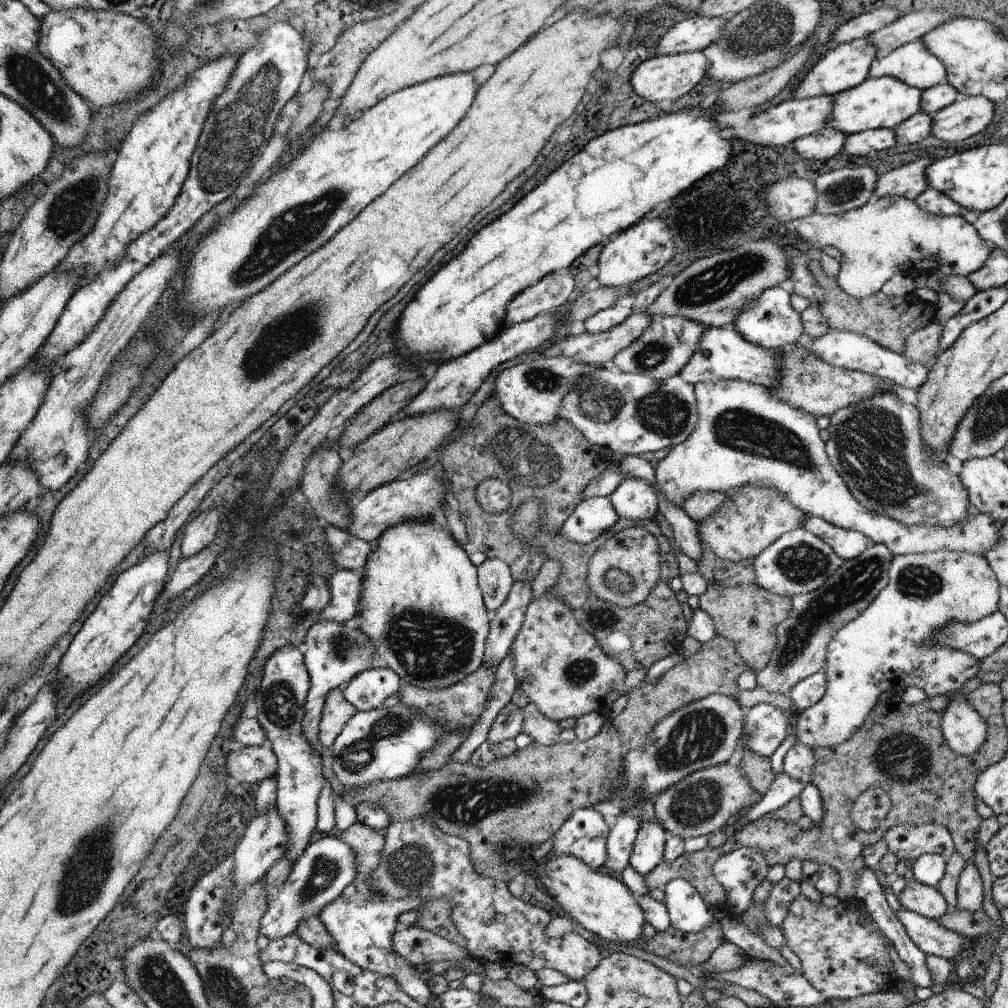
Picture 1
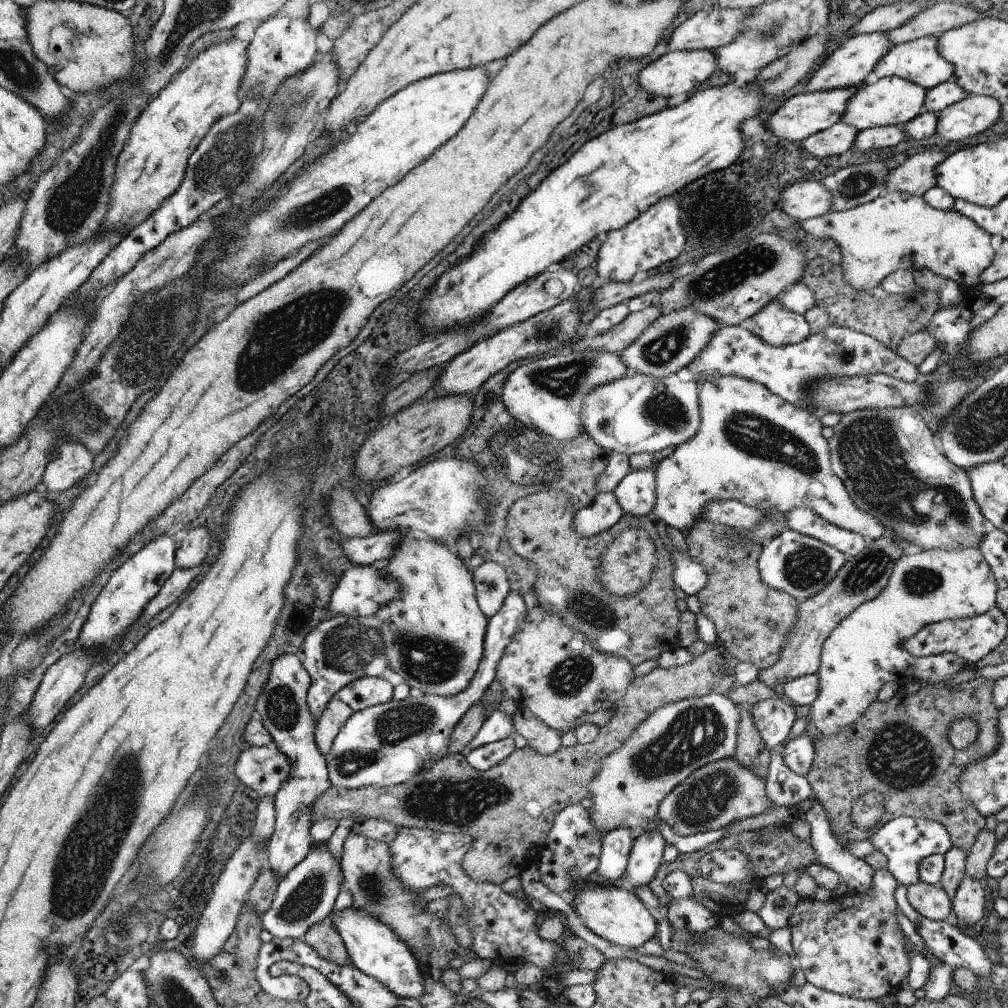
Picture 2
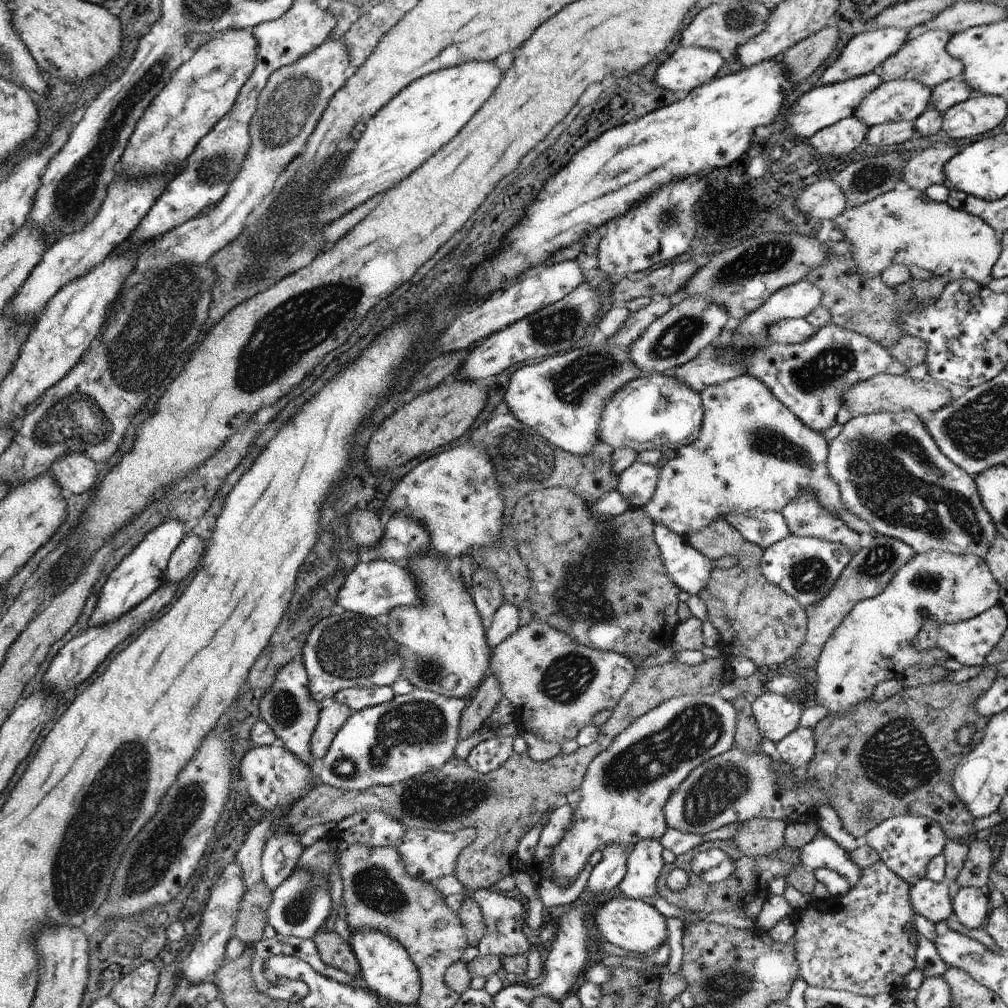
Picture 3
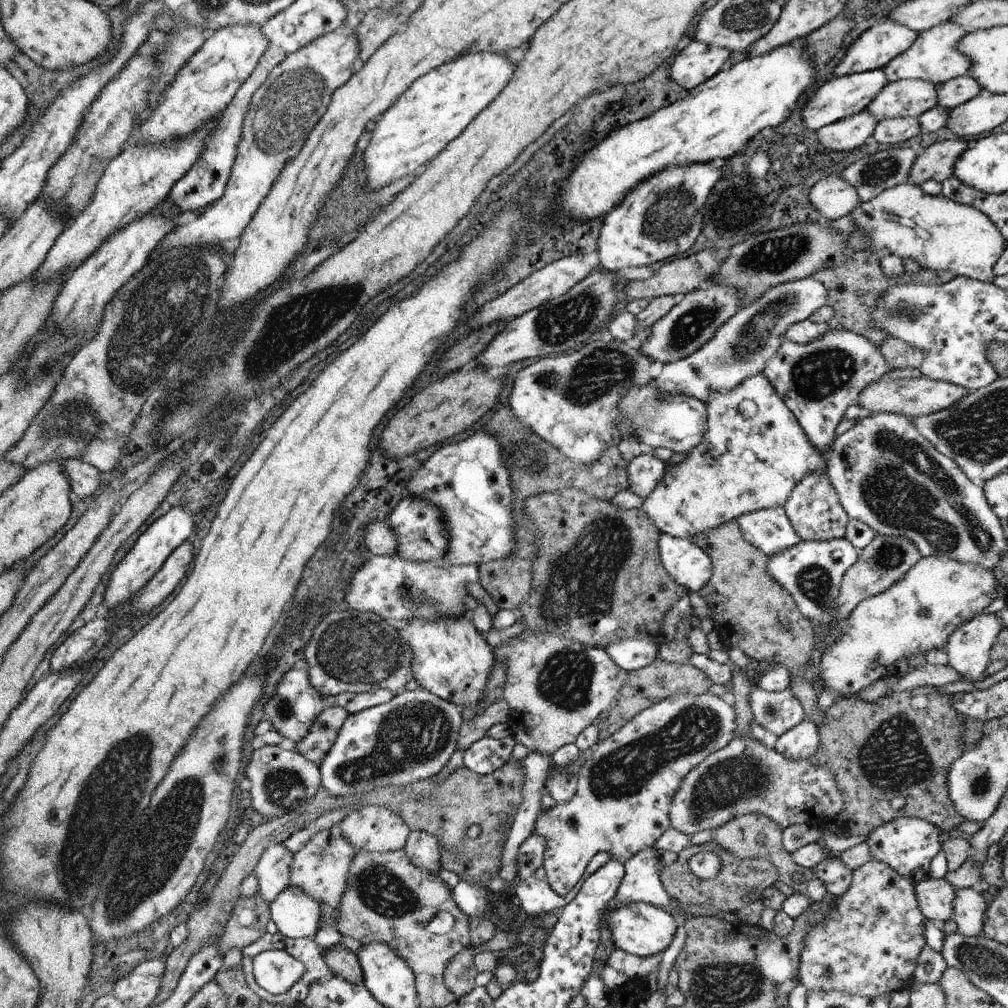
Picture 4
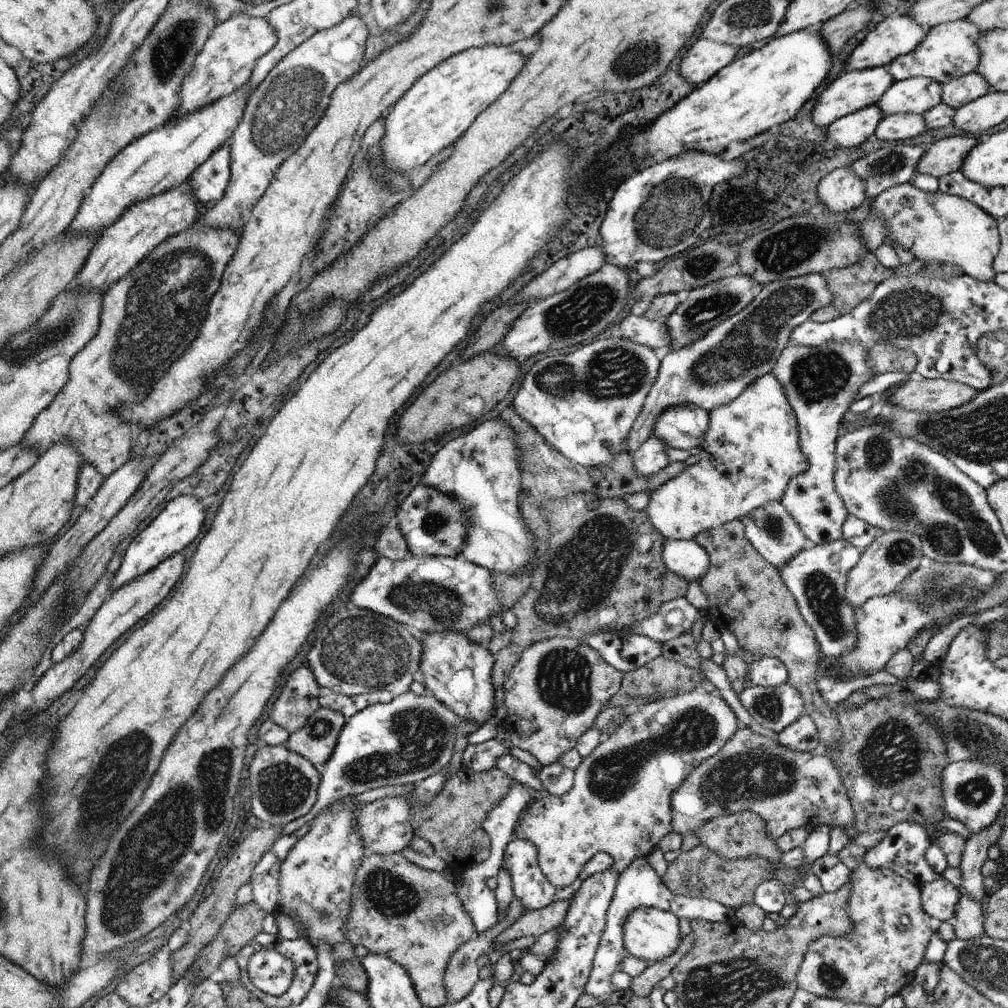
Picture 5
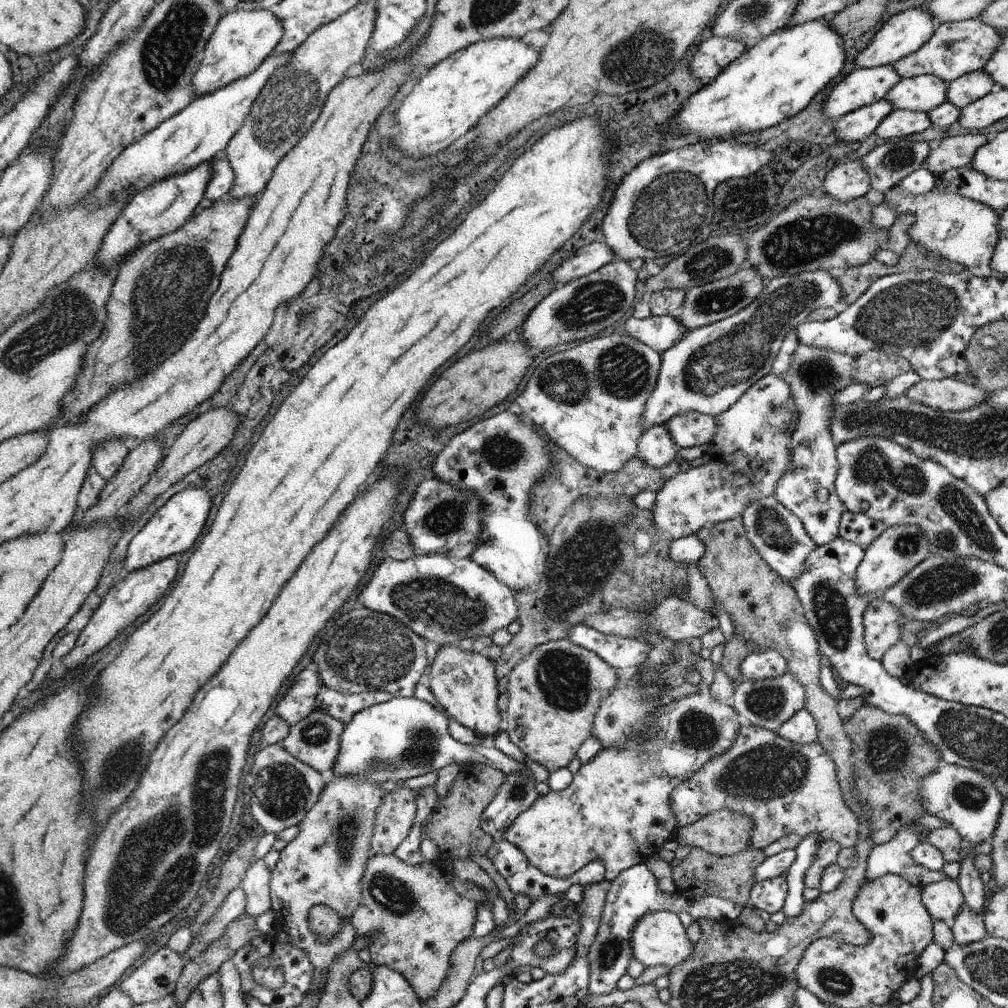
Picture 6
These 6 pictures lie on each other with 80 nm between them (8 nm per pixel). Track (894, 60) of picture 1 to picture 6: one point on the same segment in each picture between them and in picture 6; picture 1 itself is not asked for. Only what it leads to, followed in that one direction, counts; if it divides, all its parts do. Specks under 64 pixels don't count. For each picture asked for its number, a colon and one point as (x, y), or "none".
2: (918, 61)
3: (924, 58)
4: (933, 57)
5: (949, 51)
6: (959, 47)

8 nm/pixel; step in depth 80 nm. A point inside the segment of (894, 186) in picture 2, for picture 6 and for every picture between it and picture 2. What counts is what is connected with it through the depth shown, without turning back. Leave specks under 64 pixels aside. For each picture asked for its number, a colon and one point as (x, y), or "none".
3: (922, 170)
4: (937, 162)
5: (944, 157)
6: (955, 152)

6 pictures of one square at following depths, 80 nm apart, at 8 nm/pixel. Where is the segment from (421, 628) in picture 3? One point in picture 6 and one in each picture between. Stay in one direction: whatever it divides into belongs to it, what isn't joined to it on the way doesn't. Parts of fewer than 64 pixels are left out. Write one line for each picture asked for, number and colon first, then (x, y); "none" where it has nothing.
4: (450, 658)
5: (457, 672)
6: (463, 682)

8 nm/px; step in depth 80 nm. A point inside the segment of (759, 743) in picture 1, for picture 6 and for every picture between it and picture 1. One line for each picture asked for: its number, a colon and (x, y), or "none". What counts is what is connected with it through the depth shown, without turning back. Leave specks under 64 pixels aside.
2: (774, 717)
3: (776, 715)
4: (778, 711)
5: (775, 708)
6: (769, 704)

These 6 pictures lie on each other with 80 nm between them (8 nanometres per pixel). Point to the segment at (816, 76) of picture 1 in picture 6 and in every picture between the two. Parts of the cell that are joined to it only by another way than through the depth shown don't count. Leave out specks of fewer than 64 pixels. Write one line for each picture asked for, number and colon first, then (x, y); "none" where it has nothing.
2: (849, 65)
3: (865, 53)
4: (878, 46)
5: (897, 35)
6: (903, 33)

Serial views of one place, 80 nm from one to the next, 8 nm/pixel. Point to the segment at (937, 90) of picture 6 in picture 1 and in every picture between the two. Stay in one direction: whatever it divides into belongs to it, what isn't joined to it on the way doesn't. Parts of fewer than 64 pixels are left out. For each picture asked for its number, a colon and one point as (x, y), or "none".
1: (881, 103)
2: (892, 100)
3: (902, 99)
4: (911, 98)
5: (917, 95)

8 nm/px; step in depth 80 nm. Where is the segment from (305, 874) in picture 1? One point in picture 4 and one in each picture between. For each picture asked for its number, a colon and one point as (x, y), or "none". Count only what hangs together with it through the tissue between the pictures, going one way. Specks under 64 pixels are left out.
2: (306, 896)
3: (300, 907)
4: (296, 915)

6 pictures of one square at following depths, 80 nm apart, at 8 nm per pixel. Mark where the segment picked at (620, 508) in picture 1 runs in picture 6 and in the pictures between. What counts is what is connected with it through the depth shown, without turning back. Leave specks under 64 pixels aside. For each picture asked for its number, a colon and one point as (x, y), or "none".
2: (636, 493)
3: (637, 484)
4: (645, 472)
5: (651, 457)
6: (656, 449)

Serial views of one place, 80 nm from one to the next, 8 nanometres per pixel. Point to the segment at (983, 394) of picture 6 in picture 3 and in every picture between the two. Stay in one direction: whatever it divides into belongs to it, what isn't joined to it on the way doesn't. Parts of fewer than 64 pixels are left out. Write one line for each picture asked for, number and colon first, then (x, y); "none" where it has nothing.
3: (884, 393)
4: (922, 396)
5: (929, 395)

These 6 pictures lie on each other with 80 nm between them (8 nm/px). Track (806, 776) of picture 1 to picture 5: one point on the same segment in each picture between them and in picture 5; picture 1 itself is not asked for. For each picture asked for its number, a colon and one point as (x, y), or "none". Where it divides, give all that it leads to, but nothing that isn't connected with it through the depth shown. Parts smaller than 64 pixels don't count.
2: (798, 754)
3: (796, 751)
4: (802, 741)
5: (803, 735)

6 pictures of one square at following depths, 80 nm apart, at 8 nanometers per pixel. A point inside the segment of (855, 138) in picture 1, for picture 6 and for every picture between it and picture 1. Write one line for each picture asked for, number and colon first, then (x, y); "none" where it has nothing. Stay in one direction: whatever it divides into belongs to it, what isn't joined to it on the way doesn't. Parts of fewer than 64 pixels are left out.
2: (871, 140)
3: (890, 133)
4: (894, 130)
5: (902, 126)
6: (902, 122)

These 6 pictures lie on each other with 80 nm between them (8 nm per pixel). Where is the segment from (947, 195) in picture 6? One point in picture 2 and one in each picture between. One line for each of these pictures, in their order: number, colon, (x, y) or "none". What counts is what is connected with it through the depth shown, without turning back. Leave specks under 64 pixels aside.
2: (897, 231)
3: (903, 226)
4: (939, 234)
5: (936, 228)

